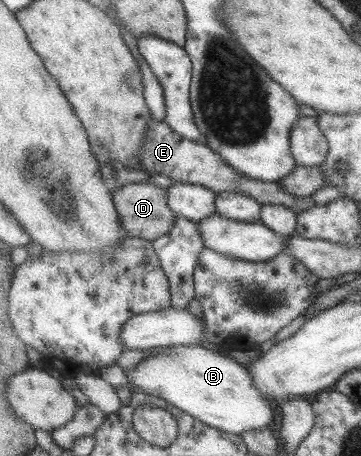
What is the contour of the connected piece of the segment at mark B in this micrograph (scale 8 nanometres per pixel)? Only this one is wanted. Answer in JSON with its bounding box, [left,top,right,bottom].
[125,345,276,435]

